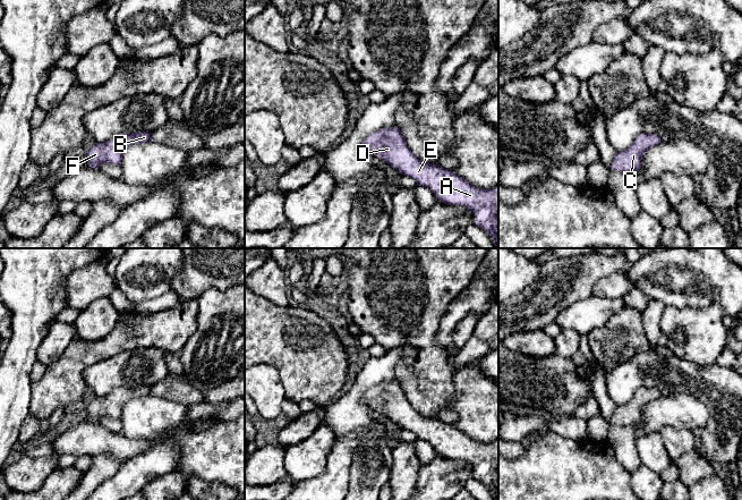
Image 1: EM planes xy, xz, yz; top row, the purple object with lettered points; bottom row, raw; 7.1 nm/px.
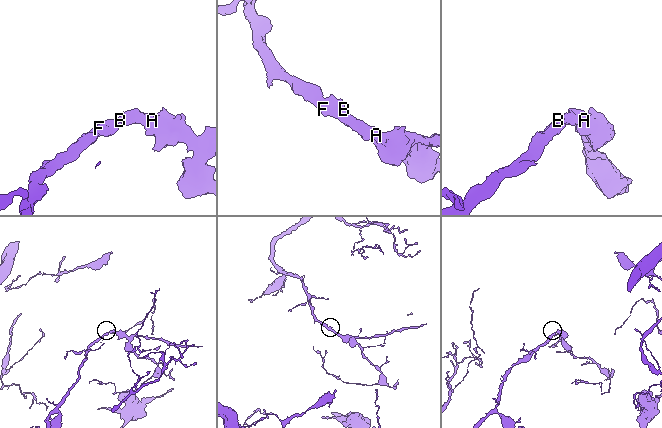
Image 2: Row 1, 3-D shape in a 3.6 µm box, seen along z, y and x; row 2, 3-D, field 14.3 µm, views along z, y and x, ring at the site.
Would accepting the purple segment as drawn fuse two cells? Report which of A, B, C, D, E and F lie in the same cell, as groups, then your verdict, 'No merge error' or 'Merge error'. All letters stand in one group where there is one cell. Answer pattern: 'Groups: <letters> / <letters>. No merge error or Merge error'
Groups: A B C D E F. No merge error

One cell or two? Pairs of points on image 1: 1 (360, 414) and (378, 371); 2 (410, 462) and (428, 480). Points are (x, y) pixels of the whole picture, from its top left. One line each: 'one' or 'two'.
1: one
2: two

